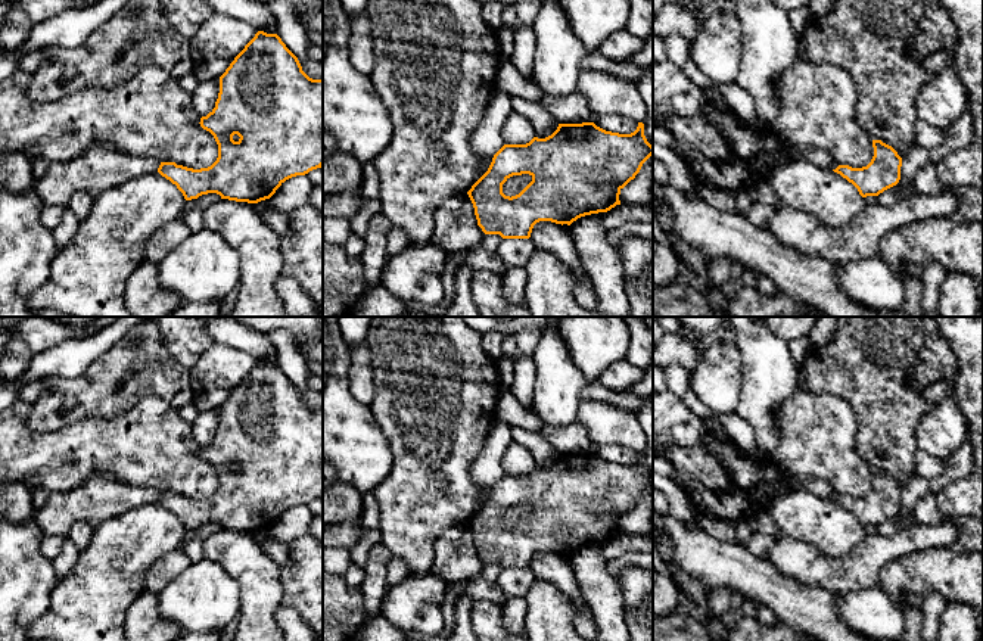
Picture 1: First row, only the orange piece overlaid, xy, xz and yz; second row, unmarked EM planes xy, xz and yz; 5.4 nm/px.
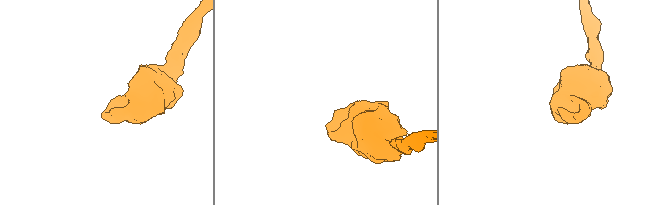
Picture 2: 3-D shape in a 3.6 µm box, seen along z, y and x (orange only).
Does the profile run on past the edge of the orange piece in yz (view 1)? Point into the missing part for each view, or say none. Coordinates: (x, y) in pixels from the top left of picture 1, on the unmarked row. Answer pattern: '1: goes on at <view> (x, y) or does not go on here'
1: does not go on here

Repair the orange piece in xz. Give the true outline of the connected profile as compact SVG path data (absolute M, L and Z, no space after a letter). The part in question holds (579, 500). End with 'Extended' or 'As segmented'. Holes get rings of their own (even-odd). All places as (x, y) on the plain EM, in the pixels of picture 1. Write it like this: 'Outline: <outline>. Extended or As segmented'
Outline: M594 452L559 454L557 460L545 467L534 467L526 474L504 474L492 488L488 501L467 522L485 564L500 564L503 569L529 569L539 551L570 556L581 547L607 542L620 535L620 520L635 508L643 494L653 485L653 476L644 466L644 454L631 464L606 461ZM529 504L532 511L516 526L506 526L503 514L513 505Z. As segmented

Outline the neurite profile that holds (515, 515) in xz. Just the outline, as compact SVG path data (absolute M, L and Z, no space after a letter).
M522 504L522 505L513 505L507 508L507 511L503 514L503 523L506 526L516 526L519 525L529 513L532 511L532 505Z

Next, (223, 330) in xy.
M228 318L200 320L214 342L240 349L258 361L277 355L268 334L255 332Z

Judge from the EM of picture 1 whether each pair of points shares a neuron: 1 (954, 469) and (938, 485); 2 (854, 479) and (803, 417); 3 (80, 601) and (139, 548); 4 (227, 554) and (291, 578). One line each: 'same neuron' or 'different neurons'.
1: same neuron
2: same neuron
3: same neuron
4: different neurons

